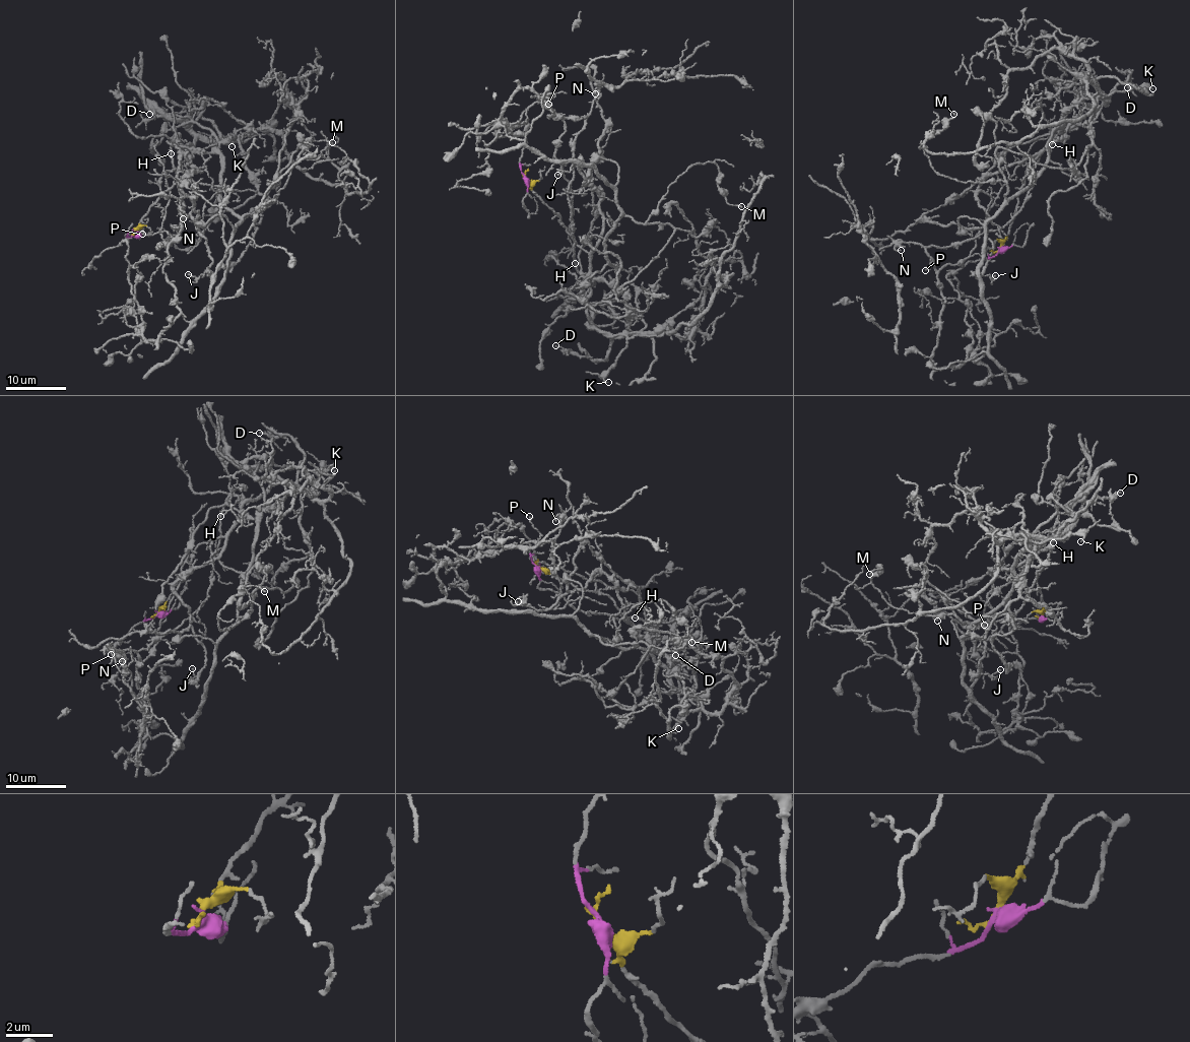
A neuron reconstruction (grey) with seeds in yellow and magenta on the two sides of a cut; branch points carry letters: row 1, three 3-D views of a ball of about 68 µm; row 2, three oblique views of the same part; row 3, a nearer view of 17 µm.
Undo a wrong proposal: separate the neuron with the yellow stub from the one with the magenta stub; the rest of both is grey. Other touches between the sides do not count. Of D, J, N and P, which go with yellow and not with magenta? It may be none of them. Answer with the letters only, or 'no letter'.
D, J

